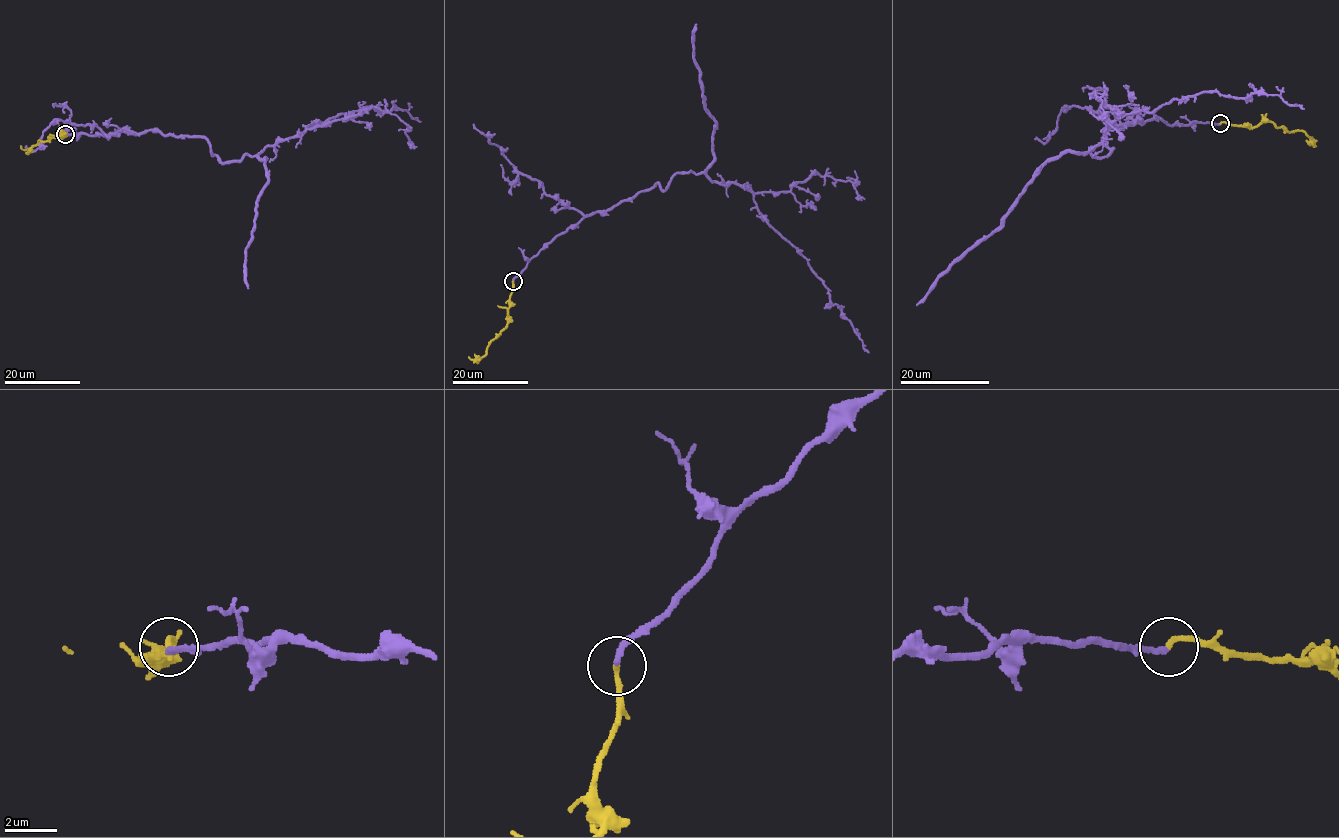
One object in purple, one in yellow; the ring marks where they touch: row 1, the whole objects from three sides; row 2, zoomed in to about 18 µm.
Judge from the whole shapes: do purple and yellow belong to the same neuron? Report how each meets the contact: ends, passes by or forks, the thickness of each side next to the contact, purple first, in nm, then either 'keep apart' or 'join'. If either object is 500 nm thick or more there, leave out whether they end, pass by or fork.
purple ends; yellow ends; calibres 240 and 200 nm; join

